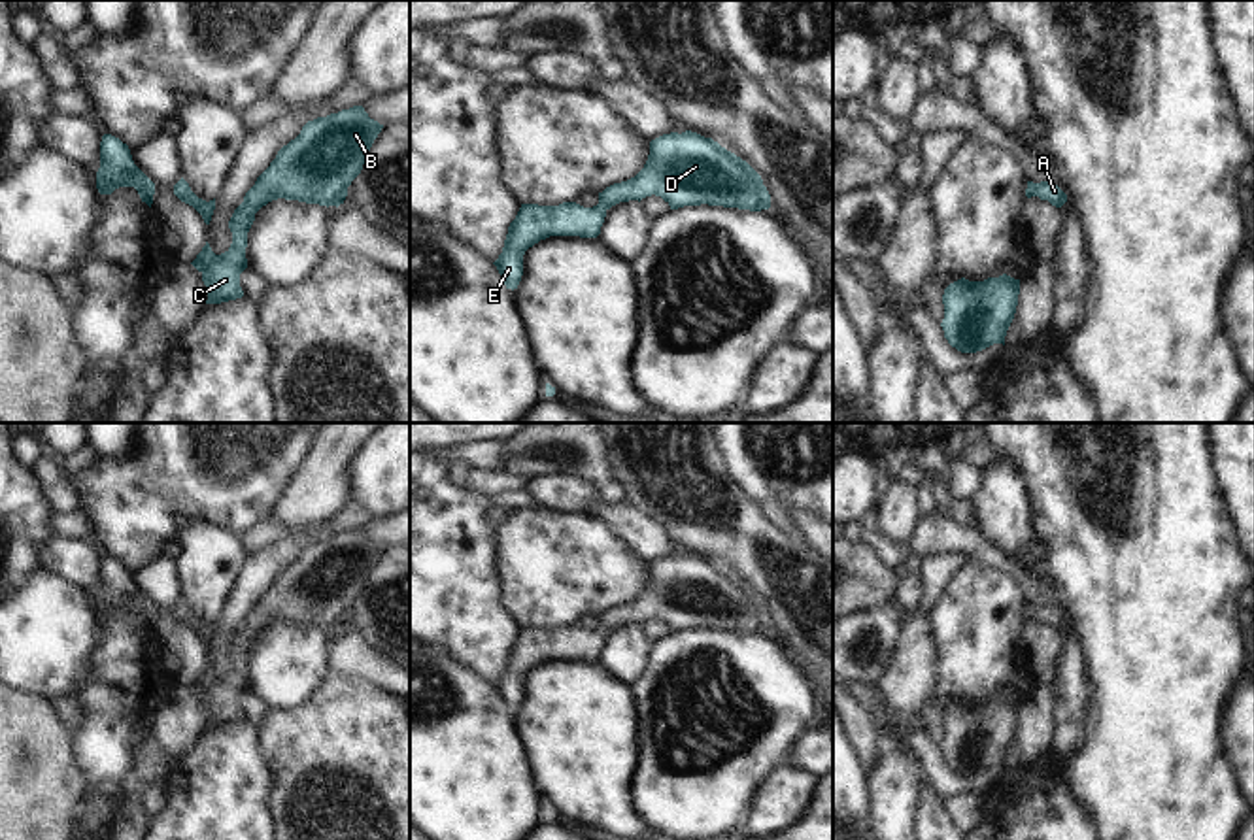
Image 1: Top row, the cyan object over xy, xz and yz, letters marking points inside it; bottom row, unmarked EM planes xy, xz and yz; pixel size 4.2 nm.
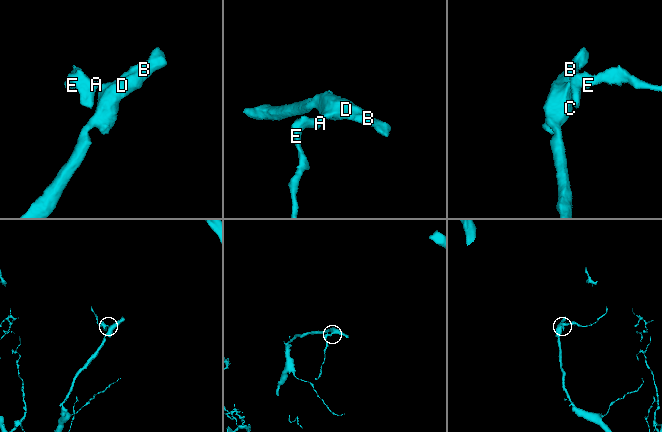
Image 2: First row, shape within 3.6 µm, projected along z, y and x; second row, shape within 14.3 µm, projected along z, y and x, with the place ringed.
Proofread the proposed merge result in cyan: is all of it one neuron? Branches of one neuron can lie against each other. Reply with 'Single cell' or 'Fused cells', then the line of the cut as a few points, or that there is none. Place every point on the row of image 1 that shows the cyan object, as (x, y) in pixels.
Single cell. No split.

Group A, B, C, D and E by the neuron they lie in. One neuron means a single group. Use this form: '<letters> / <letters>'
A B C D E

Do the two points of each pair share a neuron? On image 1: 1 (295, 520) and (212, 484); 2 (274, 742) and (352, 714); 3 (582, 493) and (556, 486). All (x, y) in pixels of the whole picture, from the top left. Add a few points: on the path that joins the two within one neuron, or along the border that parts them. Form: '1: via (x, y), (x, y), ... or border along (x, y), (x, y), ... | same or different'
1: border along (295, 472), (267, 516) | different
2: via (293, 742), (323, 742), (333, 733) | same
3: via (576, 493), (561, 491) | same

